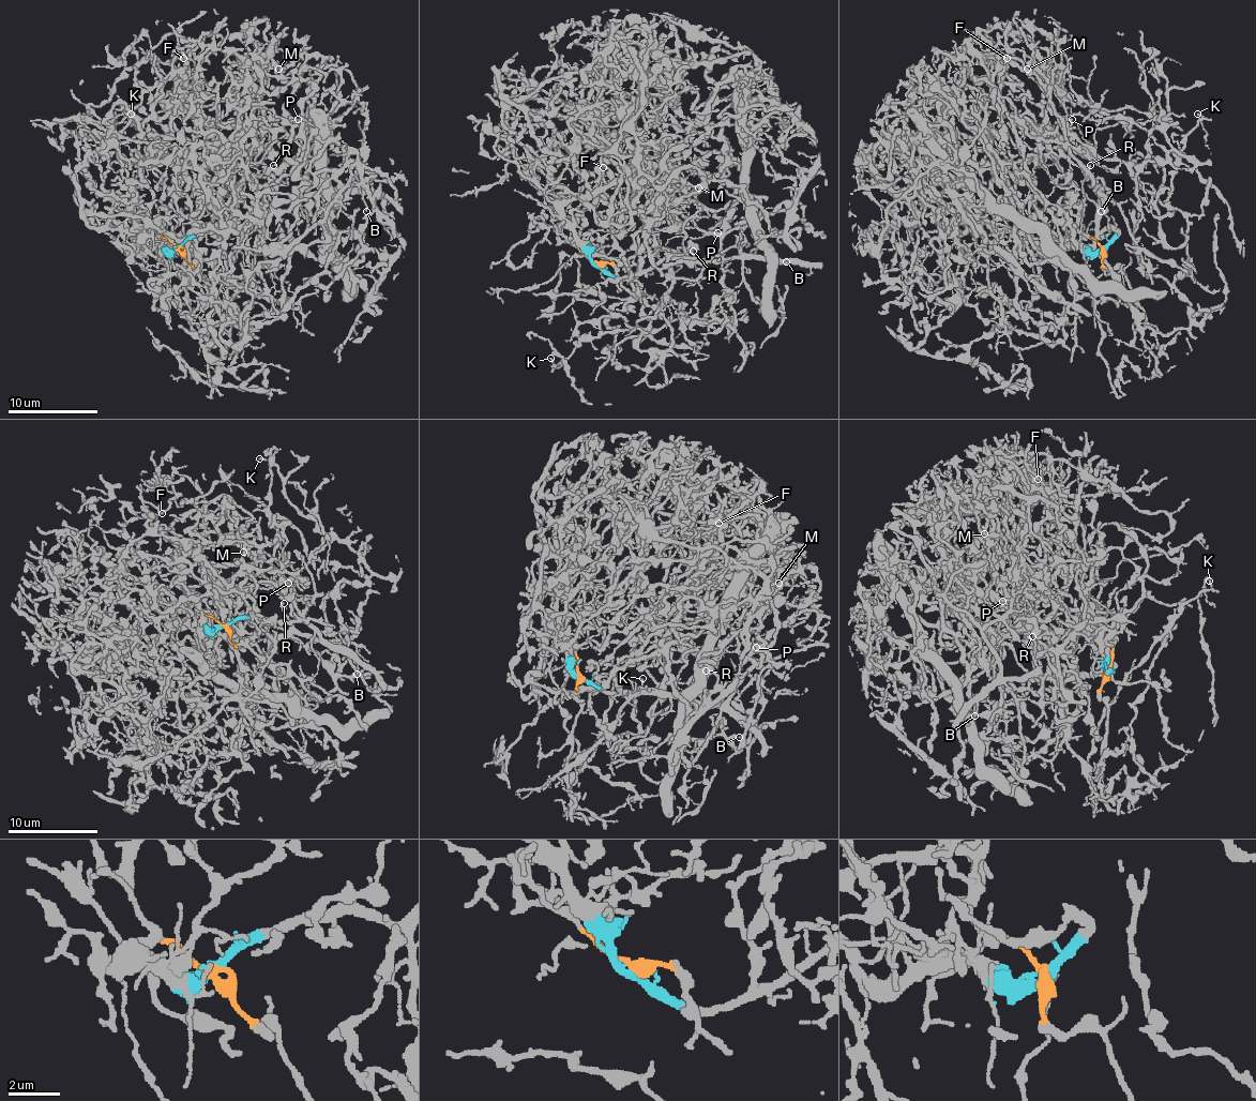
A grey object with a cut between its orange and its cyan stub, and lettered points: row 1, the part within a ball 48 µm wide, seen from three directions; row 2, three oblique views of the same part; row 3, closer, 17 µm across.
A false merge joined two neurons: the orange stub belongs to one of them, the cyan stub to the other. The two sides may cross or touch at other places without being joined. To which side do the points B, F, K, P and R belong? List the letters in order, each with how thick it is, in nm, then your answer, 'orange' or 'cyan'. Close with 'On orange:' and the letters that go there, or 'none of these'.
B: calibre 110 nm; cyan
F: calibre 160 nm; orange
K: calibre 130 nm; orange
P: calibre 140 nm; cyan
R: calibre 120 nm; cyan
On orange: F, K

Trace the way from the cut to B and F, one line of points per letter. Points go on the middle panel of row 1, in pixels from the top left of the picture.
B: (598, 265), (613, 275), (629, 277), (647, 273), (664, 260), (772, 257), (785, 262)
F: (598, 265), (571, 240), (584, 226), (592, 238), (622, 236), (635, 211), (600, 172), (602, 148), (604, 168)

